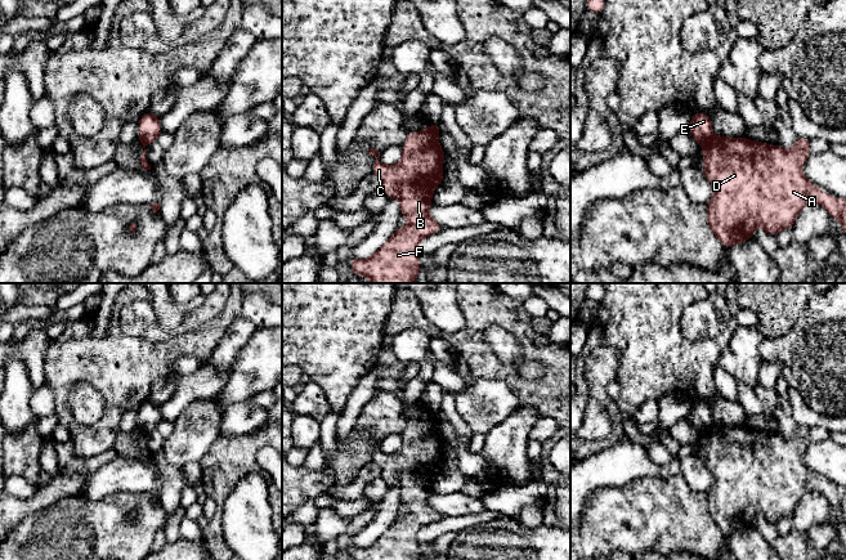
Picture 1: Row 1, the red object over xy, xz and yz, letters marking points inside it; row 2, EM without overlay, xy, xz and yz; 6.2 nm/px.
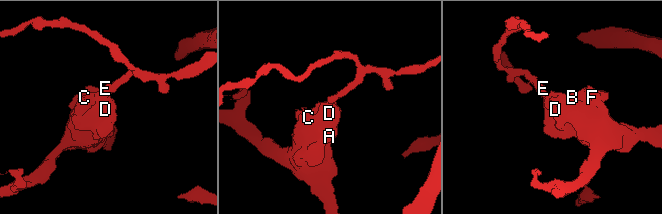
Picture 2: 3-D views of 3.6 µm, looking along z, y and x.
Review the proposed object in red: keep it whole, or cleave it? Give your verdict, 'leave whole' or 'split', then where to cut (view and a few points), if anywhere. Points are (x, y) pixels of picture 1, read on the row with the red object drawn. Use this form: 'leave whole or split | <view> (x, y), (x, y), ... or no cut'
split | yz (712, 135), (702, 146)

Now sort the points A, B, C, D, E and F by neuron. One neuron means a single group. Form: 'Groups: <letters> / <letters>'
Groups: A B C D F / E

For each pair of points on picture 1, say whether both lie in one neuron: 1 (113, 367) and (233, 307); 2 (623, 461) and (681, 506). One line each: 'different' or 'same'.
1: same
2: different

